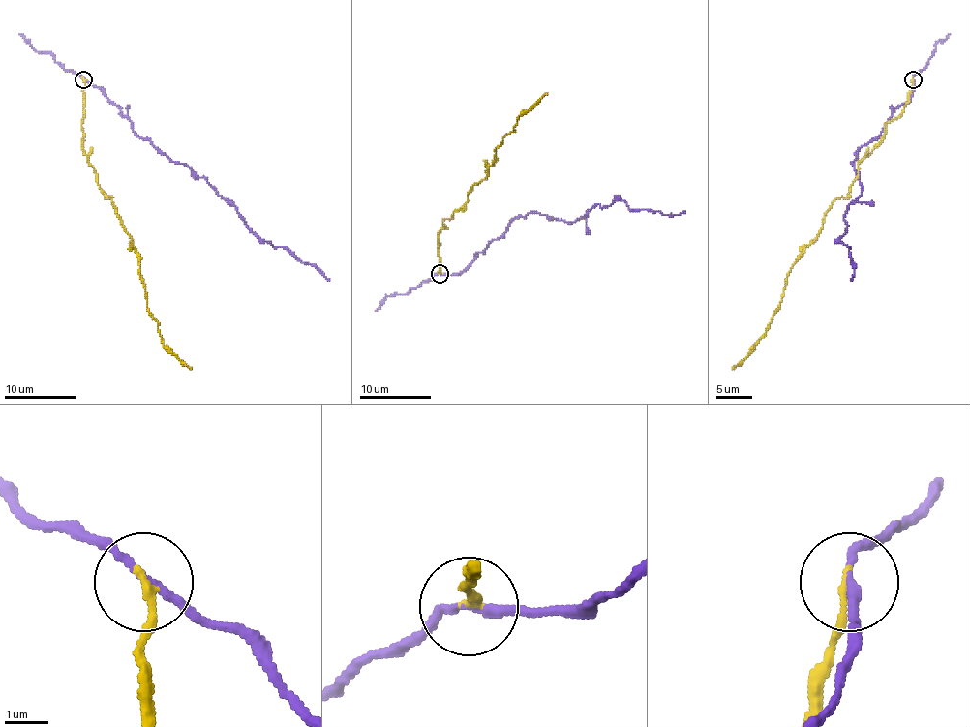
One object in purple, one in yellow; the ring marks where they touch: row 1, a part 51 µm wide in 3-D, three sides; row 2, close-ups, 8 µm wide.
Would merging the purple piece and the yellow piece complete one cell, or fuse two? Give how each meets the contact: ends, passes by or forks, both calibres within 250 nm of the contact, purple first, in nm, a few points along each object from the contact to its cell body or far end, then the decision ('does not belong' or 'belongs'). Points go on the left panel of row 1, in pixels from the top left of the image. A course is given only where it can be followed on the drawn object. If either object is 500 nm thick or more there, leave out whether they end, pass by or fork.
purple passes by; yellow ends there; 180 nm thick on the purple side, 180 nm on the other; purple runs (83, 80), (96, 85), (143, 138), (216, 190), (262, 239), (287, 247), (329, 280); yellow runs (83, 80), (86, 162), (135, 248), (147, 309), (158, 322), (161, 342), (191, 369); does not belong

